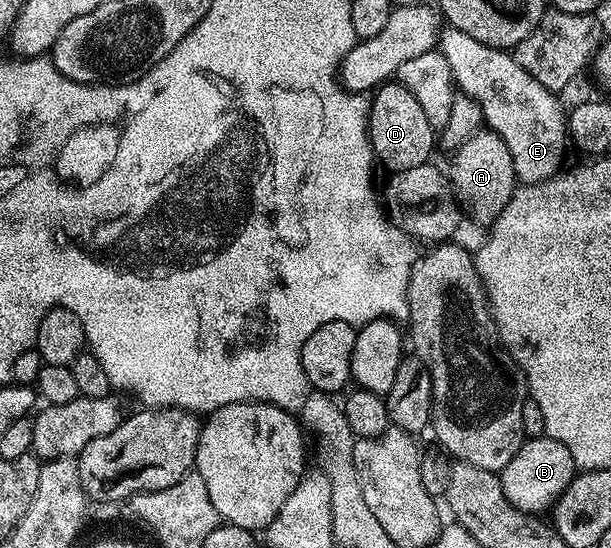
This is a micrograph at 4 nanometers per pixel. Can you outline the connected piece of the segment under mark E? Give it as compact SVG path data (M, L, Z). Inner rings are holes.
M449 25L441 28L436 43L452 69L457 90L480 105L485 126L508 145L515 176L527 184L559 174L568 148L568 115L558 104L559 96L544 89L532 73L524 73L509 50L485 47Z

